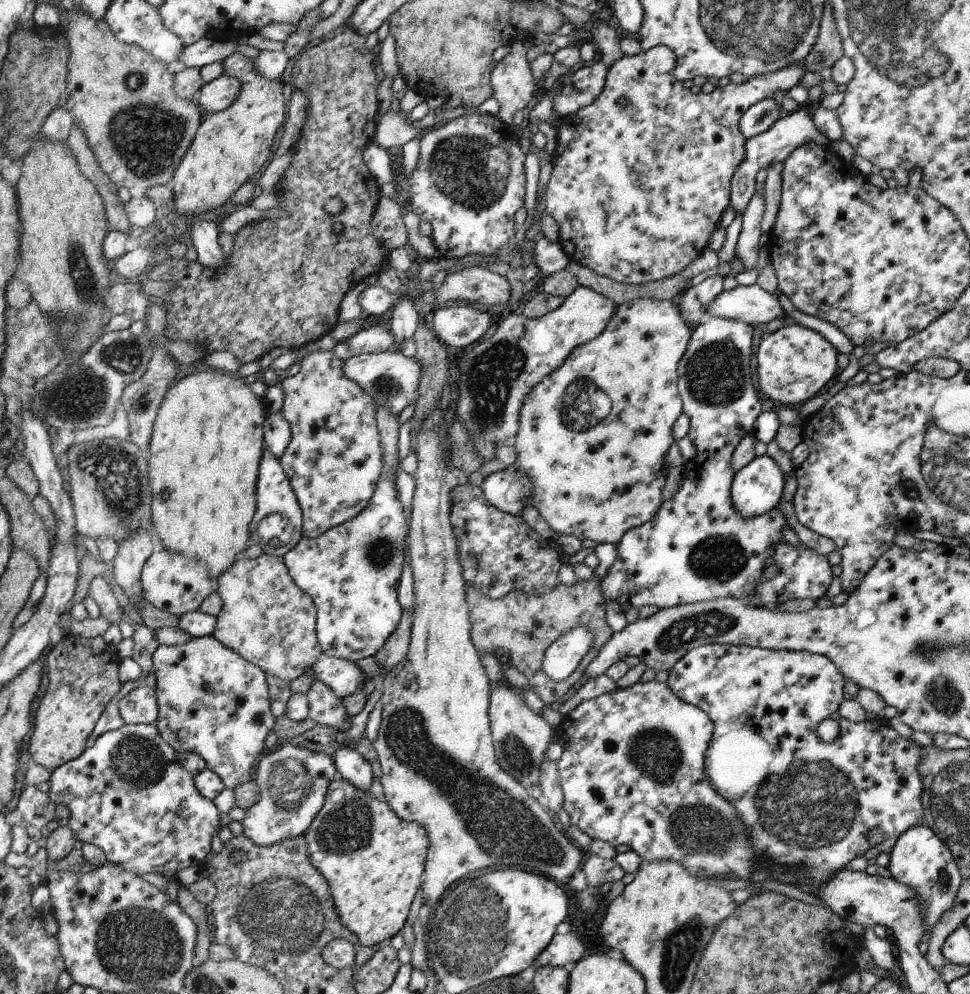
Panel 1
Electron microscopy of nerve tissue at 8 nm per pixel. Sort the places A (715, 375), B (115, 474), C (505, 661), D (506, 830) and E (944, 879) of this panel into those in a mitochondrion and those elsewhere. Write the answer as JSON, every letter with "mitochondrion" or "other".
{"A":"mitochondrion","B":"mitochondrion","C":"other","D":"mitochondrion","E":"mitochondrion"}

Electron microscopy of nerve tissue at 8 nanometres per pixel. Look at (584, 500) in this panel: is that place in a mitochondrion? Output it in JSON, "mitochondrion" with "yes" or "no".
{"mitochondrion":"no"}

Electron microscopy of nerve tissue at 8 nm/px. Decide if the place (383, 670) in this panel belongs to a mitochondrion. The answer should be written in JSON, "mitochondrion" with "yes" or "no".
{"mitochondrion":"no"}

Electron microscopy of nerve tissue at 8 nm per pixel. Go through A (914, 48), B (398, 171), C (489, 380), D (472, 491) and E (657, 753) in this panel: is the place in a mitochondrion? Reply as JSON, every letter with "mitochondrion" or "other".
{"A":"mitochondrion","B":"other","C":"mitochondrion","D":"other","E":"mitochondrion"}

